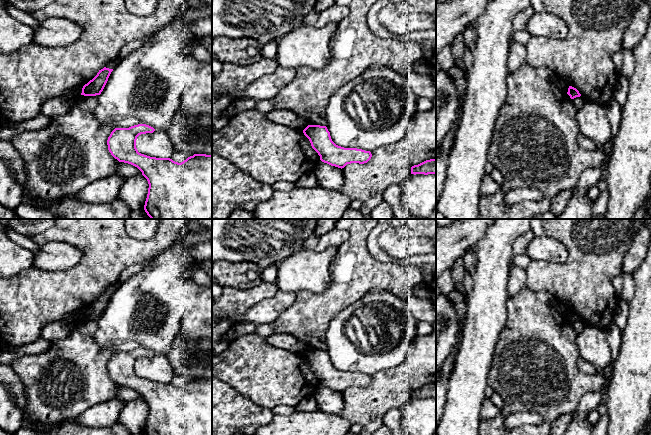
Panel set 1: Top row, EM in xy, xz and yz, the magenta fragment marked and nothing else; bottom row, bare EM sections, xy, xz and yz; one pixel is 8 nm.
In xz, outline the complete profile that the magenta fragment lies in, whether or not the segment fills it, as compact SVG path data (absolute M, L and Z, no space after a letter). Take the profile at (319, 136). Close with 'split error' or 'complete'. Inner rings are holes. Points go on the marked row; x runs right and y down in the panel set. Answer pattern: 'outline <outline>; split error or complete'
outline M308 125L303 130L304 135L309 139L312 148L320 156L320 160L331 166L344 168L347 164L367 163L372 154L357 148L344 148L336 145L330 136L326 126Z; complete

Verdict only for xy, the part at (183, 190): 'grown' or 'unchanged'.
unchanged

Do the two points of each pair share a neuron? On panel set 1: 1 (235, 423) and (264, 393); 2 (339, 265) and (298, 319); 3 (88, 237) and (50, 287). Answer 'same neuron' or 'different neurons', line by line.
1: different neurons
2: same neuron
3: same neuron

